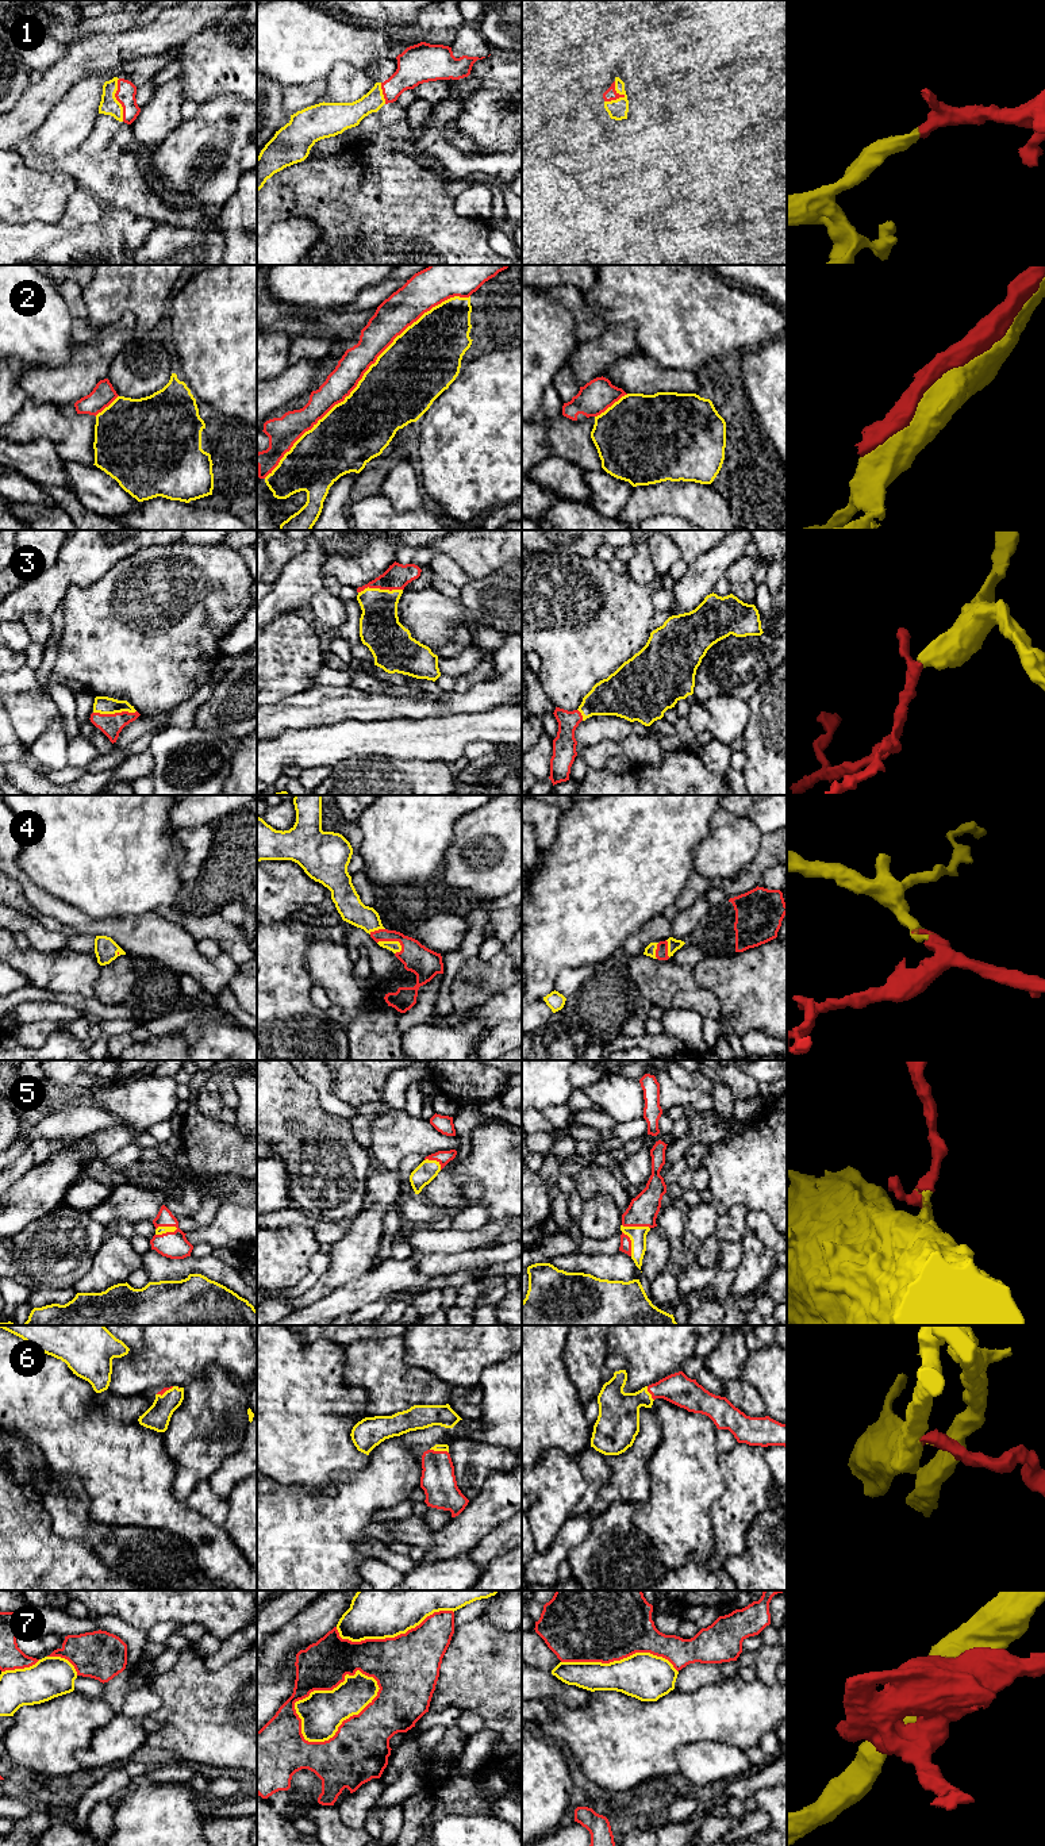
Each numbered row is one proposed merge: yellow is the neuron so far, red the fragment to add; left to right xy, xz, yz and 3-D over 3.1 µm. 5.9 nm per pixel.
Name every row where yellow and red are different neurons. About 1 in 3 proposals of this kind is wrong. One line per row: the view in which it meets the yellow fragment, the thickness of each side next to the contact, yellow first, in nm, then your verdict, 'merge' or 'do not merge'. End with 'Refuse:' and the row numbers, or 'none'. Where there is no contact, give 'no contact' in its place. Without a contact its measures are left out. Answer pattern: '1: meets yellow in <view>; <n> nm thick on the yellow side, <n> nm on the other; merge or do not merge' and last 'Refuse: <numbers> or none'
1: meets yellow in xy; 110 nm thick on the yellow side, 120 nm on the other; merge
2: meets yellow in xz; 420 nm thick on the yellow side, 180 nm on the other; do not merge
3: meets yellow in xz; 240 nm thick on the yellow side, 150 nm on the other; merge
4: meets yellow in xz; 70 nm thick on the yellow side, 180 nm on the other; merge
5: meets yellow in xy; 50 nm thick on the yellow side, 160 nm on the other; merge
6: meets yellow in yz; 260 nm thick on the yellow side, 180 nm on the other; merge
7: meets yellow in xz; 260 nm thick on the yellow side, 360 nm on the other; do not merge
Refuse: 2, 7

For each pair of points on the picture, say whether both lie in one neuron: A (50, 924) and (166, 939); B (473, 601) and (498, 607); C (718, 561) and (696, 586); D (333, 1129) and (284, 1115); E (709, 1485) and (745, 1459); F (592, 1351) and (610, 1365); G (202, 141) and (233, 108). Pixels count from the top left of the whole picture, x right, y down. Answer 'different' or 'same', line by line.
A: different
B: same
C: same
D: same
E: different
F: different
G: same

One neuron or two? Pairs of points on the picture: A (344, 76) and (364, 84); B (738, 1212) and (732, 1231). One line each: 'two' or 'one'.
A: one
B: one

